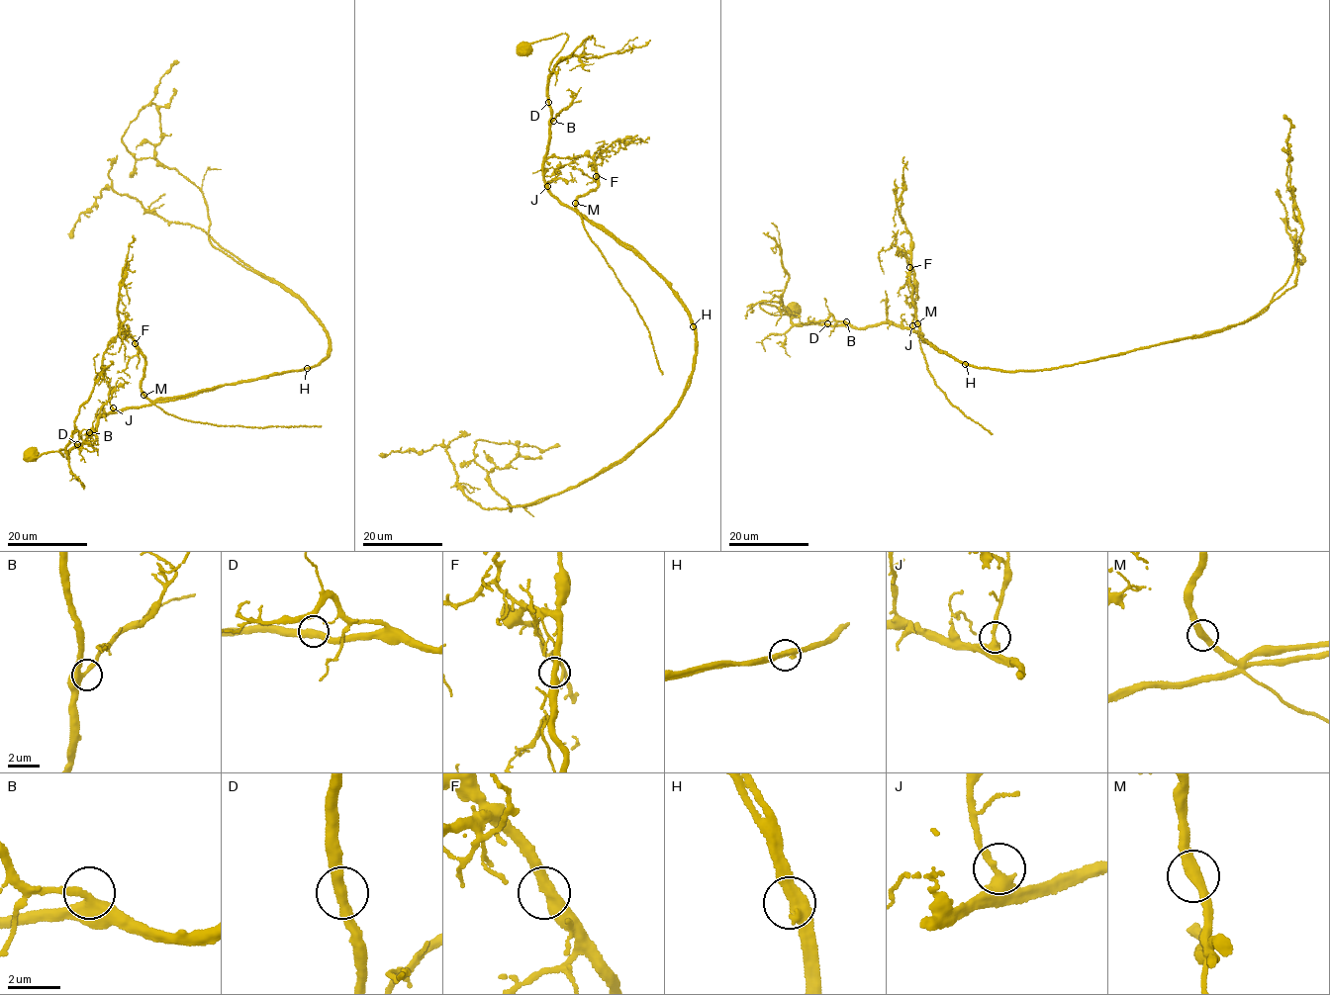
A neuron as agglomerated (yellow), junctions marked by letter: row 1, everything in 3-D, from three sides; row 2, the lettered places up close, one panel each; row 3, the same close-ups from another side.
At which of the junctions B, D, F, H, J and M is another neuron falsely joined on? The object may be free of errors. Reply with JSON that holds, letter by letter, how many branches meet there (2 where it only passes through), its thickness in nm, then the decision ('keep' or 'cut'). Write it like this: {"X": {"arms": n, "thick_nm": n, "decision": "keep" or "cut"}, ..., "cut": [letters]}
{"B": {"arms": 2, "thick_nm": 400, "decision": "keep"}, "D": {"arms": 2, "thick_nm": 400, "decision": "keep"}, "F": {"arms": 2, "thick_nm": 420, "decision": "keep"}, "H": {"arms": 2, "thick_nm": 420, "decision": "cut"}, "J": {"arms": 2, "thick_nm": 440, "decision": "keep"}, "M": {"arms": 2, "thick_nm": 420, "decision": "keep"}, "cut": ["H"]}

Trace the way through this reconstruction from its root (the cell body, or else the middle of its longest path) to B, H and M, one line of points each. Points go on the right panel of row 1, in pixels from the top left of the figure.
B: (791, 311), (759, 305), (773, 315), (799, 316), (791, 319), (794, 323), (838, 326), (846, 321)
H: (791, 311), (759, 305), (773, 315), (799, 316), (791, 319), (797, 324), (907, 327), (922, 342), (966, 363)
M: (791, 311), (759, 305), (799, 316), (797, 324), (888, 323), (918, 336), (917, 323)

